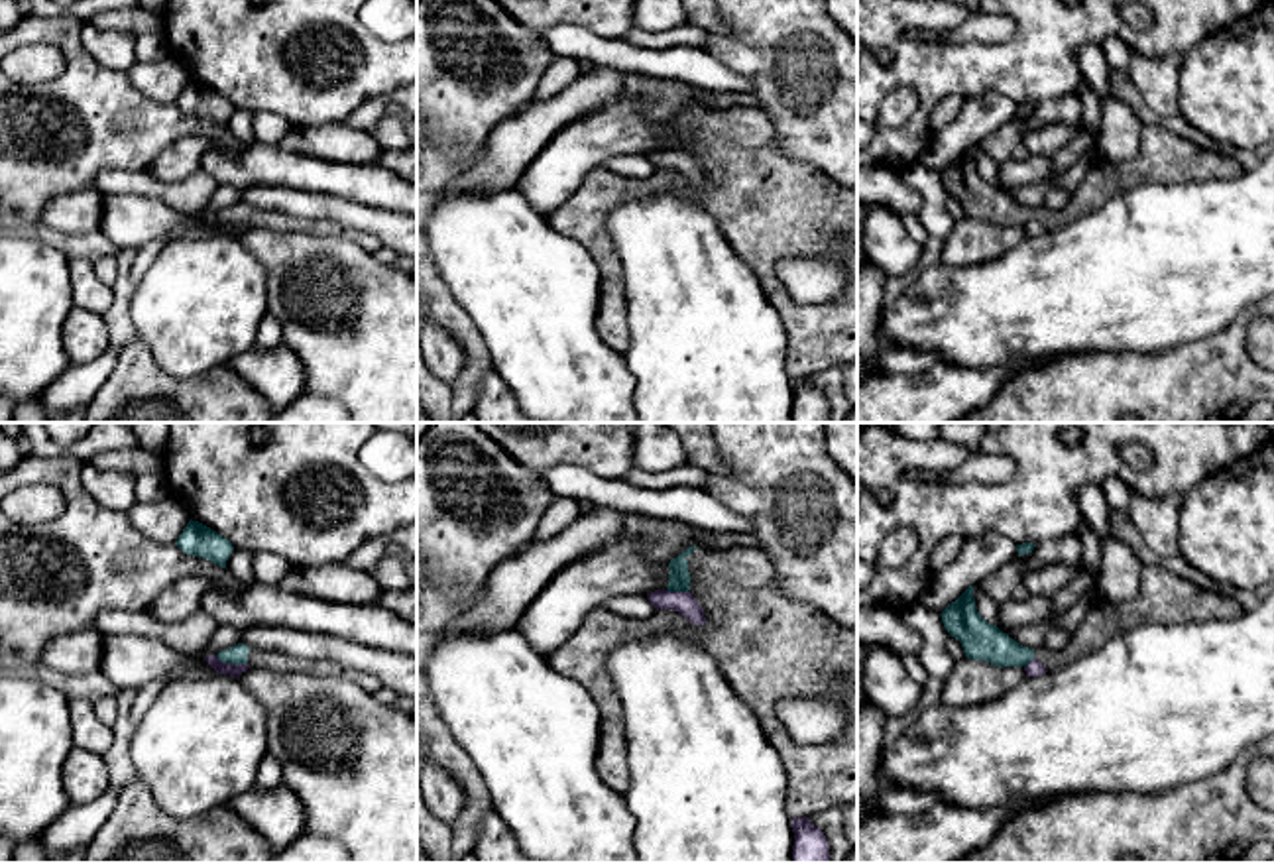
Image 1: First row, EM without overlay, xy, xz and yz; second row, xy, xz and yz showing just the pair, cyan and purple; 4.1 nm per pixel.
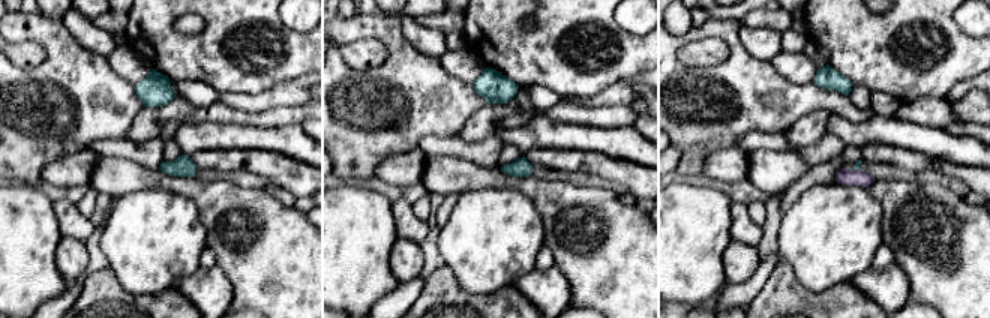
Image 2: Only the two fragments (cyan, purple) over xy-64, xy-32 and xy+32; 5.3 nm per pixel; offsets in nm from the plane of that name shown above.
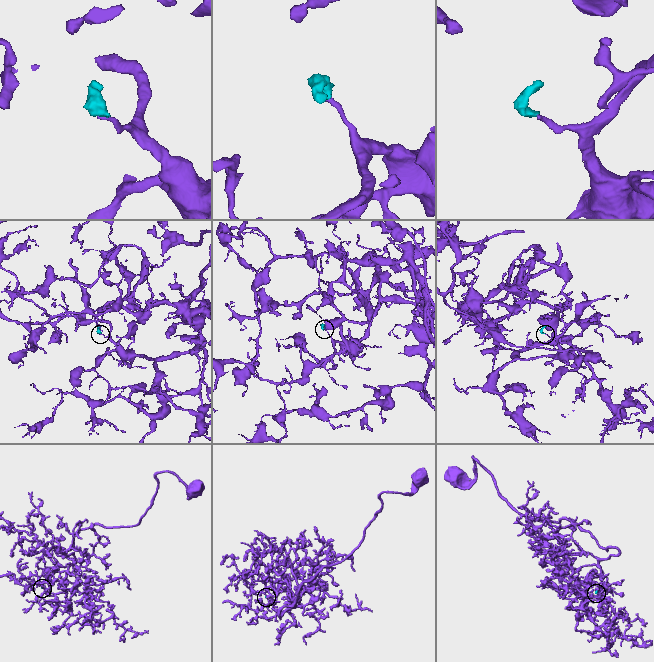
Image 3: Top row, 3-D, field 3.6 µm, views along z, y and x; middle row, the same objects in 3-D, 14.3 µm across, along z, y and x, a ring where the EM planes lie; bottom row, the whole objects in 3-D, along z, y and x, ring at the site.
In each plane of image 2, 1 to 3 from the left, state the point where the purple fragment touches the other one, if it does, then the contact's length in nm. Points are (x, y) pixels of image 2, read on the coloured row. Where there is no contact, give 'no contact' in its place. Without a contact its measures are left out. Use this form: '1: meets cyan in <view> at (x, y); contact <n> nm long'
1: no contact
2: no contact
3: no contact

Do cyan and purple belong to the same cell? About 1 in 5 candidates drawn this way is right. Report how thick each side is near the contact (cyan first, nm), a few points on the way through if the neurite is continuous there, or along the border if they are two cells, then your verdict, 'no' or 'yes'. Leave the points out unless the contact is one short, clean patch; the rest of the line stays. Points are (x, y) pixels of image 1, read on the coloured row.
calibres 80 and 60 nm; border xy (215, 655), (223, 661), (246, 663); no

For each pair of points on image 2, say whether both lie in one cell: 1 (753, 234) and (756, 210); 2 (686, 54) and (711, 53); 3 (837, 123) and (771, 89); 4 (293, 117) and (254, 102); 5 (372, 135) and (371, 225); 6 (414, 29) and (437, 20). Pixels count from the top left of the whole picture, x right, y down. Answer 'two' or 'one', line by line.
1: two
2: one
3: two
4: two
5: two
6: two

